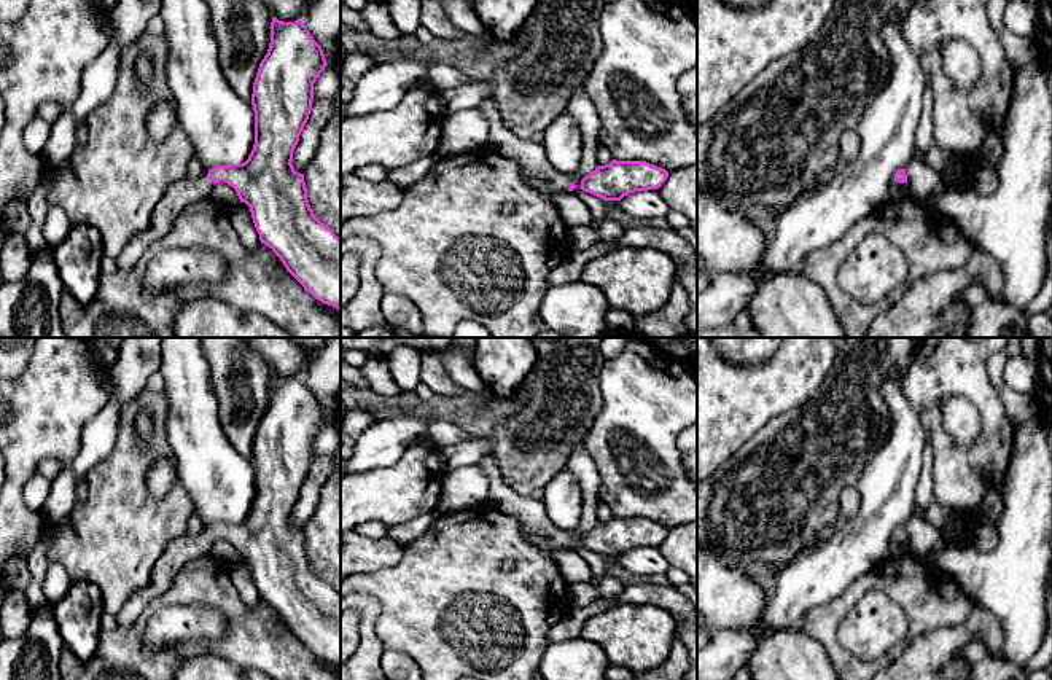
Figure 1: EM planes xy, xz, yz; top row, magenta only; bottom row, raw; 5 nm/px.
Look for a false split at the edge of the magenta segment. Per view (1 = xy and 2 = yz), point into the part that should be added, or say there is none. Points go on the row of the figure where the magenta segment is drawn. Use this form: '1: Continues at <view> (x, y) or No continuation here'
1: Continues at xy (183, 193)
2: Continues at yz (901, 185)

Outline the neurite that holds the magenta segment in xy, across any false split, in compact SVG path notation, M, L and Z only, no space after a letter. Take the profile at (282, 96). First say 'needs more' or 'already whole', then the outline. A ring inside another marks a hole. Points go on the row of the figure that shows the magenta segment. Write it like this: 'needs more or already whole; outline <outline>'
needs more; outline M272 18L269 49L253 83L255 145L248 159L242 164L210 169L197 180L183 178L173 183L154 205L150 223L127 242L116 258L116 268L132 269L146 248L172 229L183 209L208 197L213 186L224 182L236 190L240 202L250 207L261 244L280 258L306 291L341 311L341 239L314 215L307 201L304 174L296 172L291 164L293 151L312 110L314 83L326 65L321 46L302 21L283 22Z

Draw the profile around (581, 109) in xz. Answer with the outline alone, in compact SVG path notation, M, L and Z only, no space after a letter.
M582 88L575 92L567 105L567 111L576 121L582 135L582 159L578 170L570 175L571 182L576 185L573 193L590 207L594 220L603 221L608 218L606 201L581 190L581 180L598 167L597 148L602 121Z

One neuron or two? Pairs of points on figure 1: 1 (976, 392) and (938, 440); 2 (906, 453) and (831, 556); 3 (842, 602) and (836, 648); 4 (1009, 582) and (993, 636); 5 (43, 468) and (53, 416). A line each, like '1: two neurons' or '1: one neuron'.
1: one neuron
2: one neuron
3: one neuron
4: two neurons
5: two neurons

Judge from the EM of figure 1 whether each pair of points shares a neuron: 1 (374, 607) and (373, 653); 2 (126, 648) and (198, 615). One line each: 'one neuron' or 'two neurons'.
1: one neuron
2: two neurons

